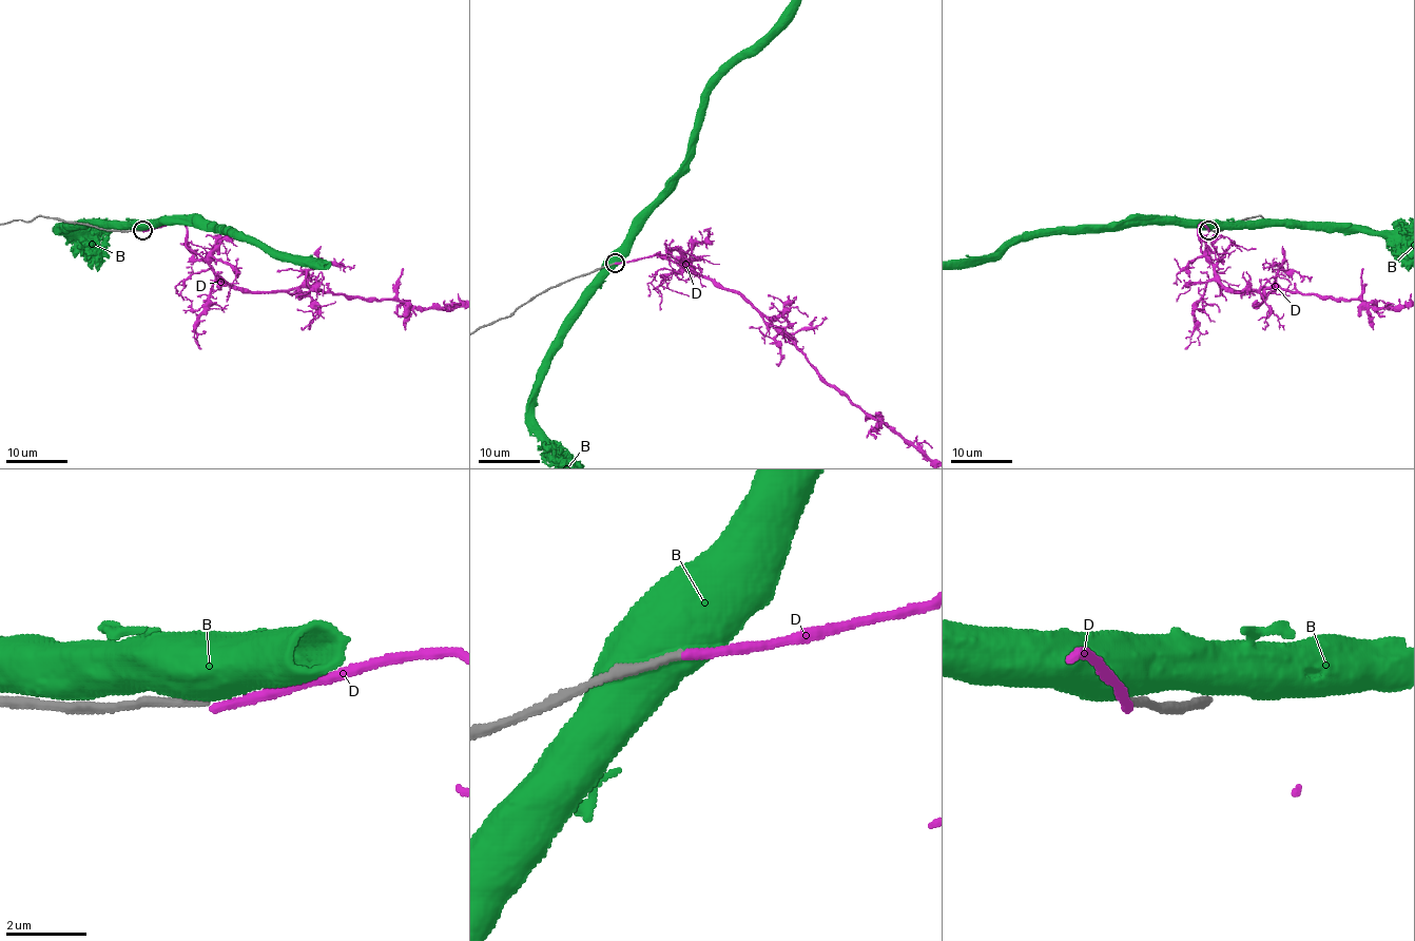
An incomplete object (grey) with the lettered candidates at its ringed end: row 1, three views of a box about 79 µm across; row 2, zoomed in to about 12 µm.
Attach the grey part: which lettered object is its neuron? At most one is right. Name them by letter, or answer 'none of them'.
none of them

